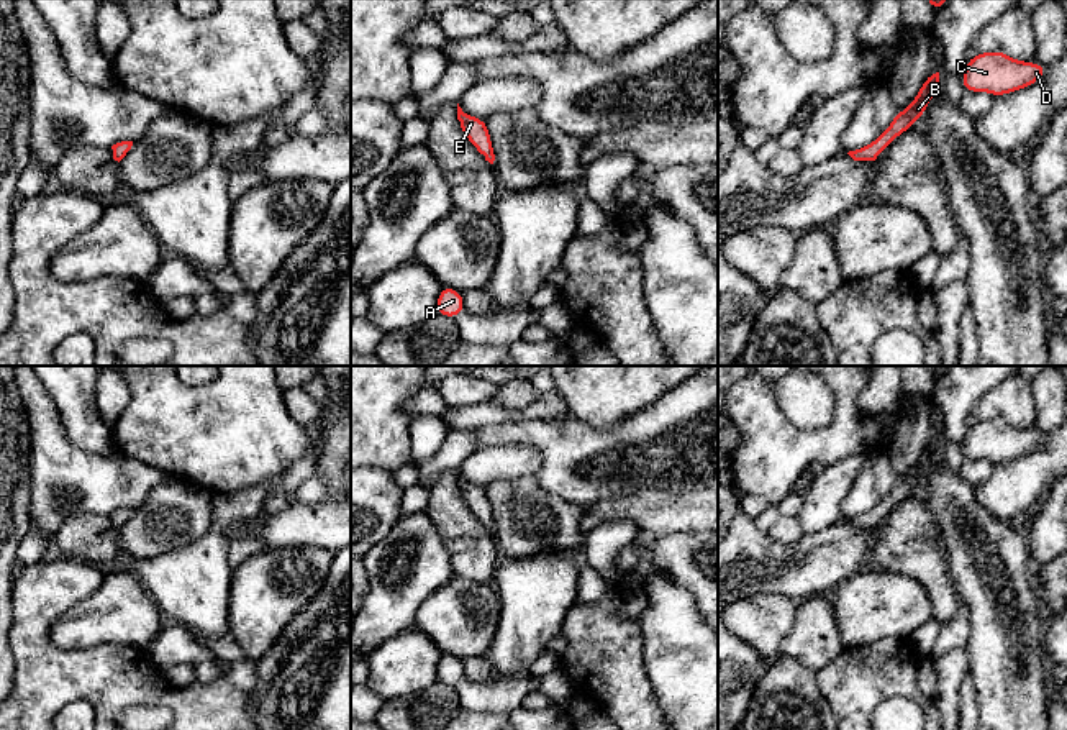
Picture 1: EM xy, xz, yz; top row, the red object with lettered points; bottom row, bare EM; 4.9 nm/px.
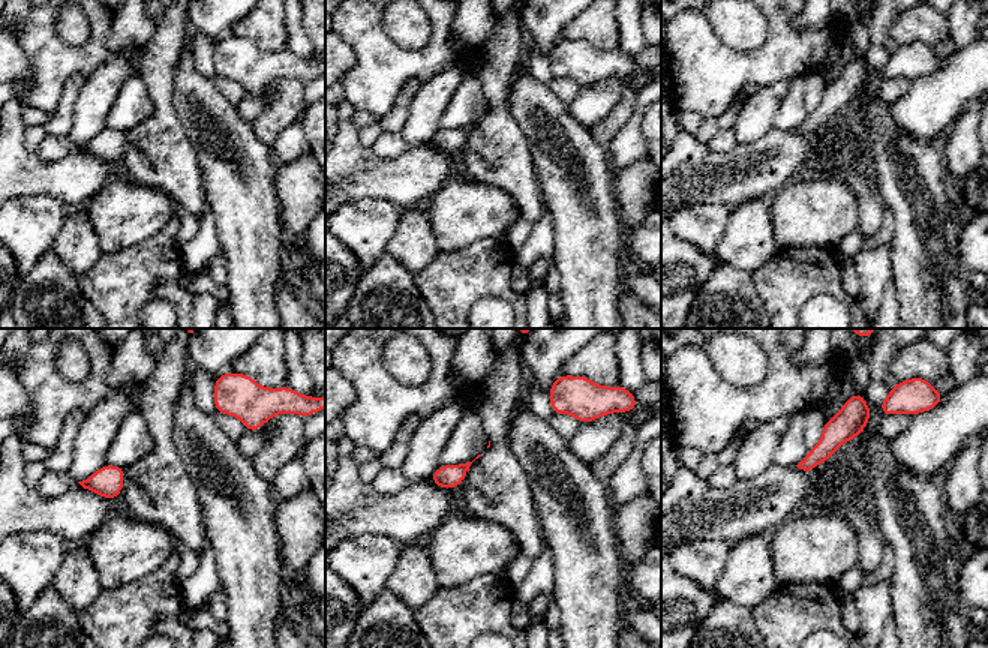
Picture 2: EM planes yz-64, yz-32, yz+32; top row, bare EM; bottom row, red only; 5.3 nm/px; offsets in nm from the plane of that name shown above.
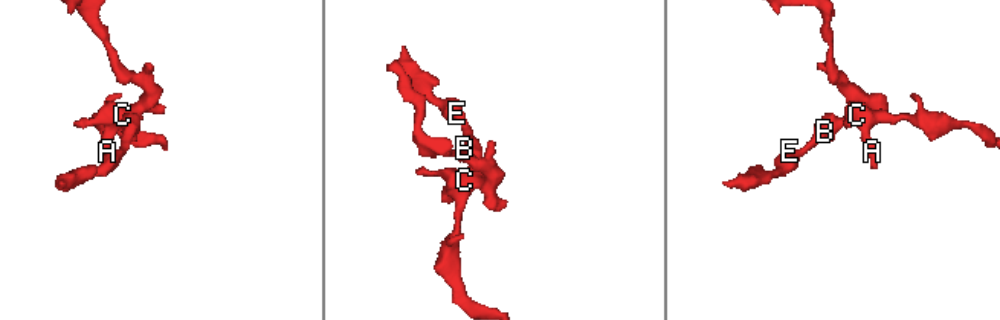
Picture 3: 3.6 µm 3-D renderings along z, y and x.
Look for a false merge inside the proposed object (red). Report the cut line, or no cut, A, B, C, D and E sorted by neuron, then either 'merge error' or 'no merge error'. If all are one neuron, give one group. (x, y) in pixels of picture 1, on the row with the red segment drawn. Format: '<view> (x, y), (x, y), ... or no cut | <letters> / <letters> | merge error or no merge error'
no cut | A B C D E | no merge error

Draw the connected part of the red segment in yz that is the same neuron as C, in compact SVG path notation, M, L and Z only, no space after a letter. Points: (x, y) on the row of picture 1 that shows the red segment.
M1003 51L977 52L962 74L965 92L988 92L993 97L1021 90L1046 75L1044 64L1016 61Z

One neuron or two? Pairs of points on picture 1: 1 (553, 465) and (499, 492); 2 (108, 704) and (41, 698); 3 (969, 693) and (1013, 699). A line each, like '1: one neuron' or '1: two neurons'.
1: two neurons
2: one neuron
3: two neurons

